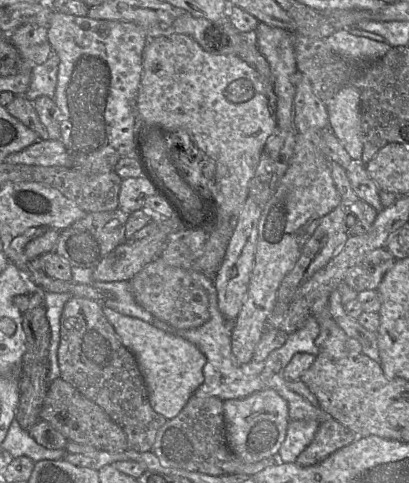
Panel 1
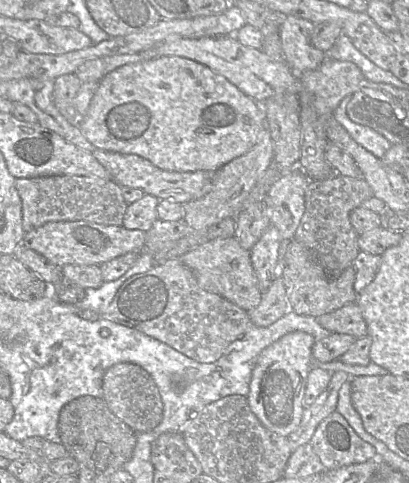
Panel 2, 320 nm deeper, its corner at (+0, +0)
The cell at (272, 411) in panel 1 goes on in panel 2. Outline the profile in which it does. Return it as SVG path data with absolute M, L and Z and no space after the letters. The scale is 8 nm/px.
M302 331L288 333L262 351L253 369L246 397L249 407L267 430L279 436L289 437L302 420L314 344L315 339L310 334Z

